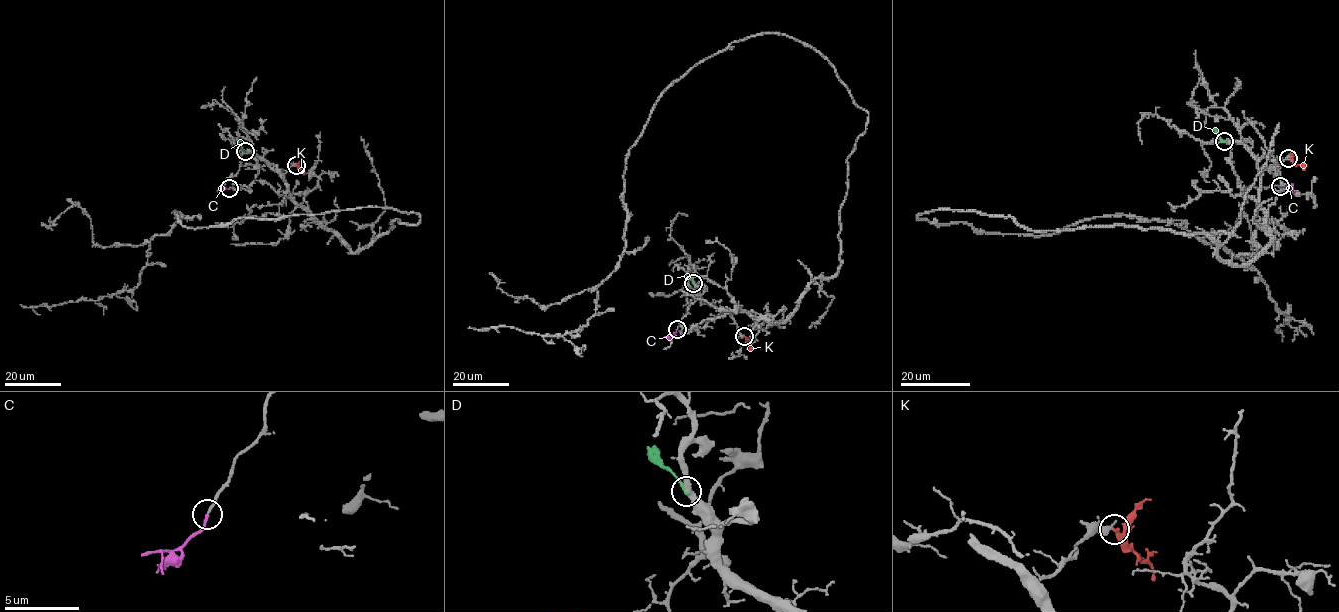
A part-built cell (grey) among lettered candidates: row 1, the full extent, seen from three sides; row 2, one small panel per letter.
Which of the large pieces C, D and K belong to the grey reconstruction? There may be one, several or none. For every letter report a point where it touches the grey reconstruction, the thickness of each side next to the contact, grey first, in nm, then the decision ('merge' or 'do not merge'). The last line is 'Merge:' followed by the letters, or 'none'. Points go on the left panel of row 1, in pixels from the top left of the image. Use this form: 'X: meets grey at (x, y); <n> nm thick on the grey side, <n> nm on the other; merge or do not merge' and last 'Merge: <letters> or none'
C: meets grey at (229, 188); 170 nm thick on the grey side, 180 nm on the other; merge
D: meets grey at (245, 151); 400 nm thick on the grey side, 200 nm on the other; do not merge
K: meets grey at (296, 165); 440 nm thick on the grey side, 240 nm on the other; do not merge
Merge: C

